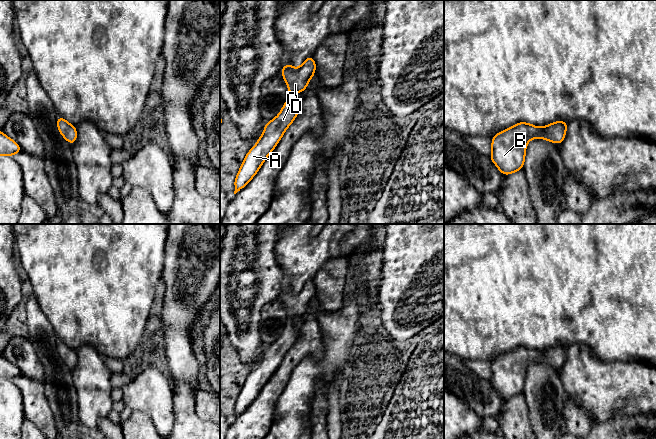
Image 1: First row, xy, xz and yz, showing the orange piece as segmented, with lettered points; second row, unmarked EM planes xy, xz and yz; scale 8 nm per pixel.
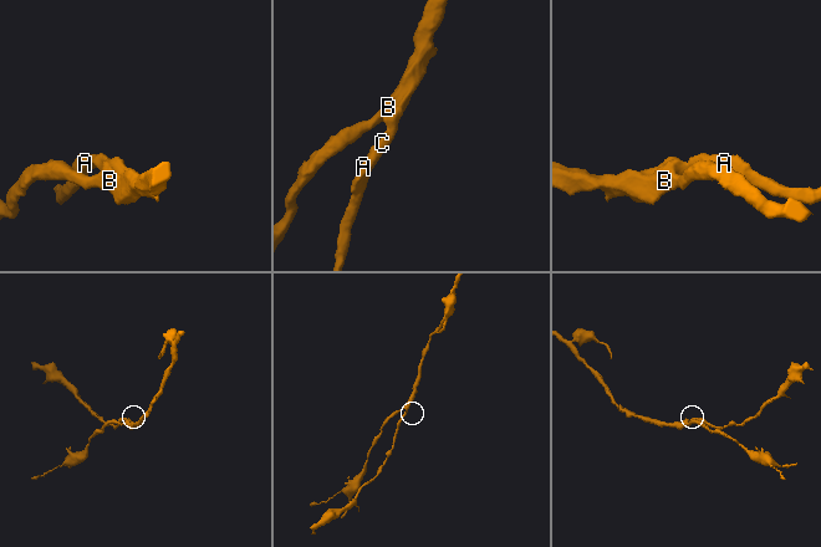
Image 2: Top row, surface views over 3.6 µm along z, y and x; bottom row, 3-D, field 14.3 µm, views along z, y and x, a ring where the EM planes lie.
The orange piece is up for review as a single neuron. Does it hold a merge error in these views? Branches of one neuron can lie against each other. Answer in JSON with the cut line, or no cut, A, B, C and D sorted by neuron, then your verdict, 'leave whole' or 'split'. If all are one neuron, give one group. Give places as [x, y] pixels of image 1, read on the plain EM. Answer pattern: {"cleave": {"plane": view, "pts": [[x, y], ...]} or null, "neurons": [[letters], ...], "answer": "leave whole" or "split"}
{"cleave": null, "neurons": [["A", "B", "C", "D"]], "answer": "leave whole"}

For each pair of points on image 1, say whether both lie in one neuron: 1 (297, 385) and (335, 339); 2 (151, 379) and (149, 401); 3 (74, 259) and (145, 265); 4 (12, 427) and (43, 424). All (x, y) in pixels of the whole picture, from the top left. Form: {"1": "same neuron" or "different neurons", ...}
{"1": "same neuron", "2": "same neuron", "3": "same neuron", "4": "different neurons"}

